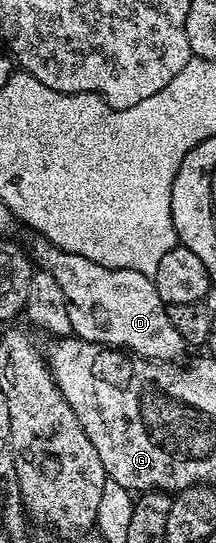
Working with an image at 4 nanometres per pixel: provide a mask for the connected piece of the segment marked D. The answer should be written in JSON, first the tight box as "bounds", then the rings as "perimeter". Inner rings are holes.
{"bounds":[28,236,188,363],"perimeter":[[[35,236],[34,242],[28,245],[28,252],[33,264],[38,269],[48,271],[60,291],[64,291],[64,303],[68,303],[68,319],[72,323],[72,334],[81,341],[91,341],[97,345],[104,345],[107,349],[120,349],[129,351],[135,357],[145,357],[147,361],[165,361],[174,363],[179,360],[182,352],[188,349],[185,341],[180,339],[176,327],[166,314],[166,306],[160,299],[151,278],[140,275],[140,271],[127,269],[105,269],[100,263],[92,263],[92,259],[84,259],[84,255],[72,255],[56,247],[48,239]]]}

